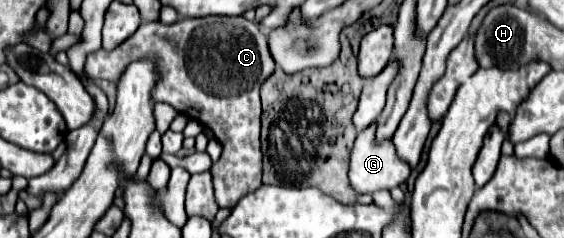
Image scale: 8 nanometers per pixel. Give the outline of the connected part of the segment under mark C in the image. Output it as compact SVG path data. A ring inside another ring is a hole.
M239 17L183 19L173 25L143 23L135 35L113 51L99 49L87 57L85 71L91 79L117 83L133 59L151 59L159 71L155 101L169 103L179 113L209 127L223 147L223 155L211 167L215 197L219 207L235 207L239 199L261 187L261 99L259 87L267 75L275 73L267 37L255 21Z

